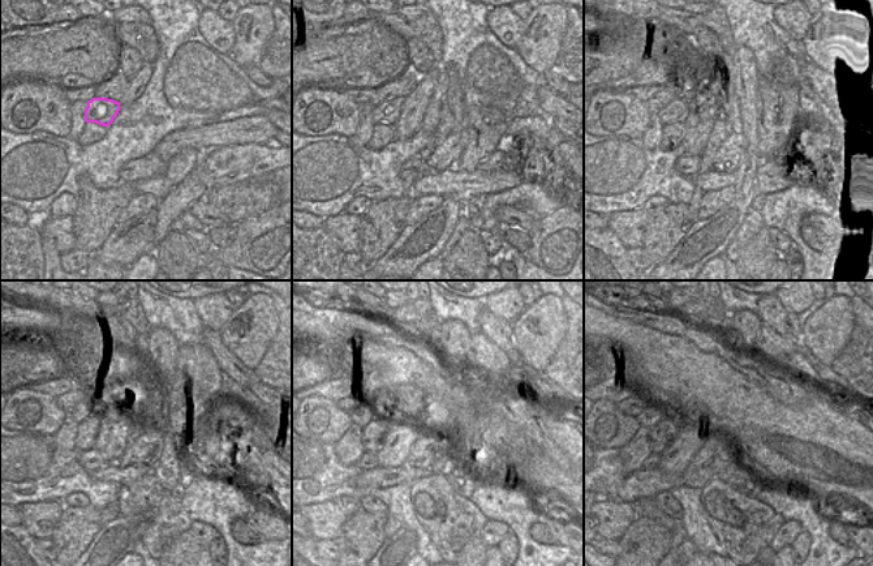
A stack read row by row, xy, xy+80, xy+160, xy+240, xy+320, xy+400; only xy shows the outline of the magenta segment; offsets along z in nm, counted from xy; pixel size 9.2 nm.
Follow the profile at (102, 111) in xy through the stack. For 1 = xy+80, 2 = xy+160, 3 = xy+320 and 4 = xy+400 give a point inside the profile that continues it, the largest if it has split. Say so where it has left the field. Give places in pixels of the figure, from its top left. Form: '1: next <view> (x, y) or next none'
1: next xy+80 (387, 112)
2: next xy+160 (676, 111)
3: next xy+320 (366, 416)
4: next xy+400 (653, 414)

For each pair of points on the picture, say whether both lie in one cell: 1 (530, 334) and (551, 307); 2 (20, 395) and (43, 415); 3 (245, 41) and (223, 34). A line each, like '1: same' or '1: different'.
1: same
2: same
3: different

